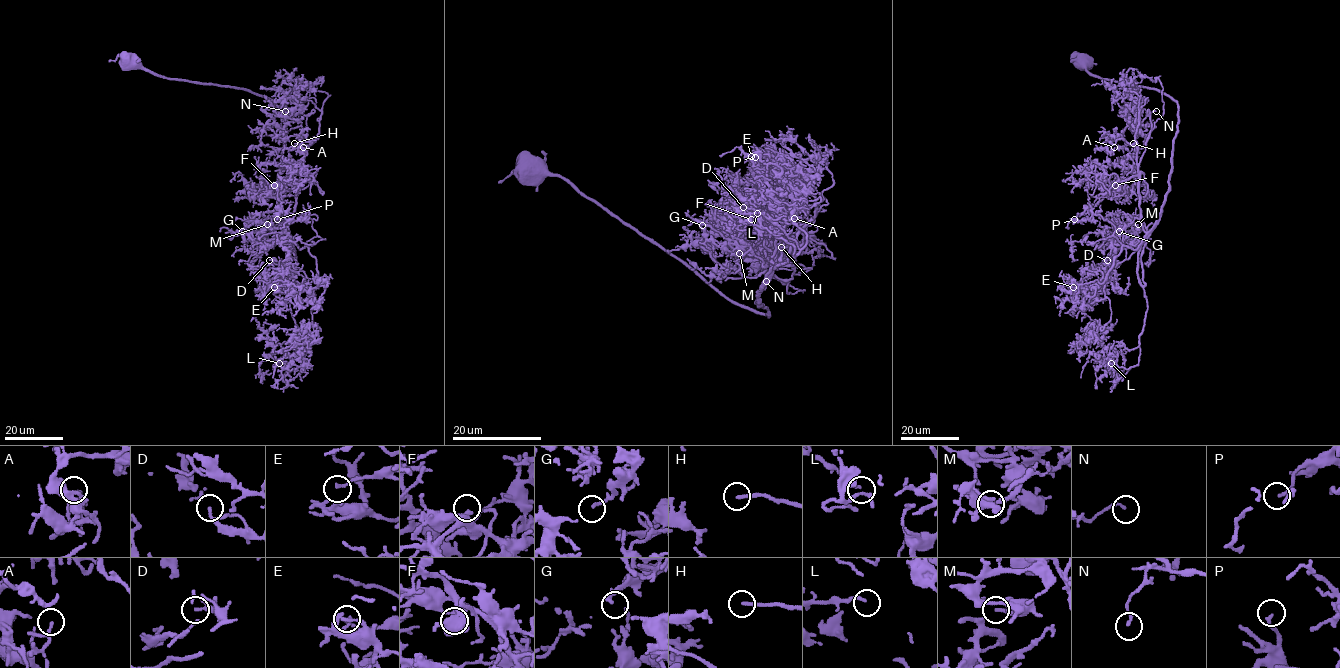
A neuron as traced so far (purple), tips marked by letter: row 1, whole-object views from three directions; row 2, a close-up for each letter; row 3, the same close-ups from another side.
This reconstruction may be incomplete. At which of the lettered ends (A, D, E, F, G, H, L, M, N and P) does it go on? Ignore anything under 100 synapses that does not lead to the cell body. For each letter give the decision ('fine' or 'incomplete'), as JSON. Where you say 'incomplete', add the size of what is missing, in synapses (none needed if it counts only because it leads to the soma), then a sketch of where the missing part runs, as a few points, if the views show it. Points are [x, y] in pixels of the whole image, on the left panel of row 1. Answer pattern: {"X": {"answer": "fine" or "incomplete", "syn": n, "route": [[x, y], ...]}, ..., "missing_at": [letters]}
{"A": {"answer": "fine"}, "D": {"answer": "fine"}, "E": {"answer": "fine"}, "F": {"answer": "fine"}, "G": {"answer": "fine"}, "H": {"answer": "incomplete", "syn": 160, "route": [[294, 143], [274, 135], [264, 122], [260, 123]]}, "L": {"answer": "fine"}, "M": {"answer": "fine"}, "N": {"answer": "fine"}, "P": {"answer": "fine"}, "missing_at": ["H"]}

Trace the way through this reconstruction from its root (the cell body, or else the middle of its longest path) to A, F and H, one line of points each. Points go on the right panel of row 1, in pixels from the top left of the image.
A: (1082, 58), (1091, 75), (1156, 88), (1177, 103), (1169, 192), (1148, 232), (1137, 144), (1105, 143), (1114, 147)
F: (1082, 58), (1091, 75), (1177, 103), (1169, 192), (1148, 232), (1139, 178), (1097, 197), (1115, 185)
H: (1082, 58), (1091, 75), (1156, 88), (1177, 103), (1169, 192), (1148, 232), (1140, 217), (1133, 143)

